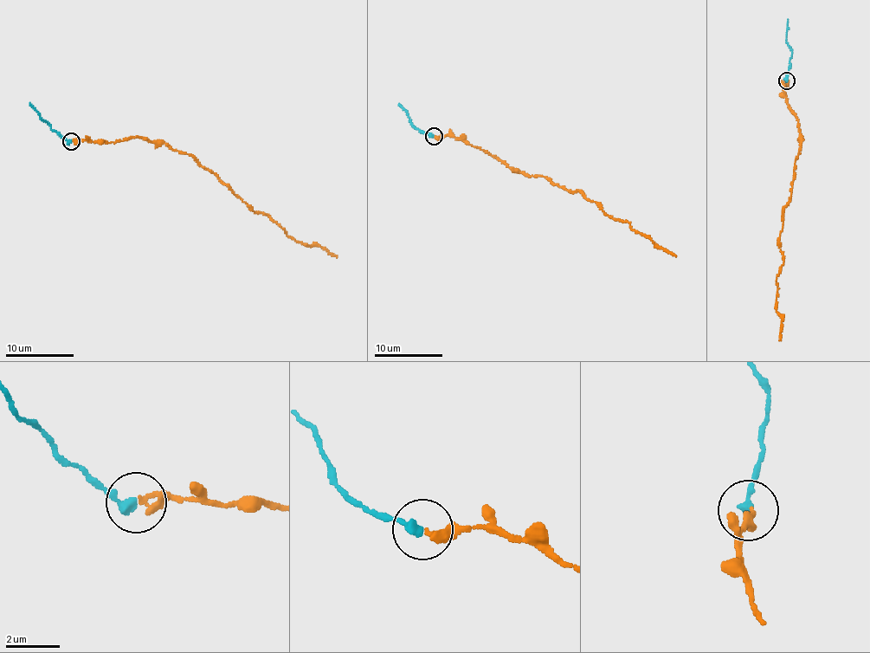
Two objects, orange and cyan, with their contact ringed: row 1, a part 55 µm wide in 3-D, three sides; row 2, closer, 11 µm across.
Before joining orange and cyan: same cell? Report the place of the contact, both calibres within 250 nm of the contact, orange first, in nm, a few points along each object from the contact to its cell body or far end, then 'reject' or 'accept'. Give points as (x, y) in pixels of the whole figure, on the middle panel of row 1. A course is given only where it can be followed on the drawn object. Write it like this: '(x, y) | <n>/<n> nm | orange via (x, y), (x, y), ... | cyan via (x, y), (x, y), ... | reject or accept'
(434, 136) | 320/320 nm | orange via (434, 136), (463, 138), (470, 145), (530, 176), (544, 177), (570, 191), (578, 191), (676, 256) | cyan via (433, 136), (415, 128), (399, 103) | accept

